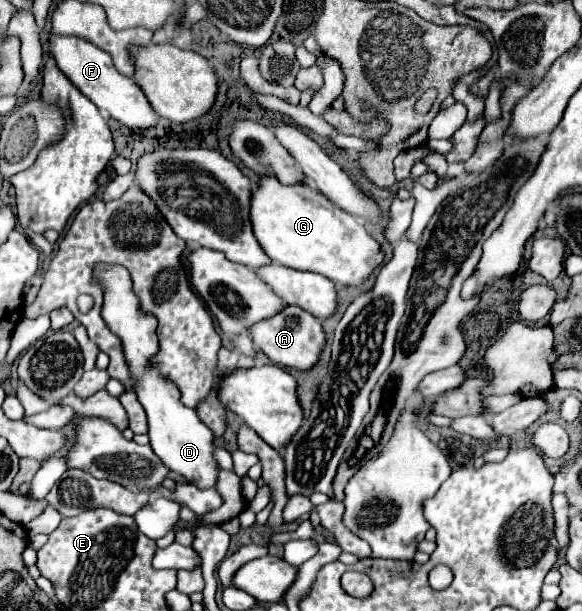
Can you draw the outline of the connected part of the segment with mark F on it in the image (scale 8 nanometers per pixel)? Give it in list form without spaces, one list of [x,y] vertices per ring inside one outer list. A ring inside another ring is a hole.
[[[50,34],[50,56],[56,60],[56,66],[68,80],[84,94],[88,96],[104,114],[110,114],[118,122],[130,128],[150,128],[156,124],[158,116],[150,108],[146,96],[142,90],[134,84],[132,78],[122,76],[114,64],[110,54],[100,50],[96,44],[88,42],[86,38],[80,36],[60,36],[60,34]]]

